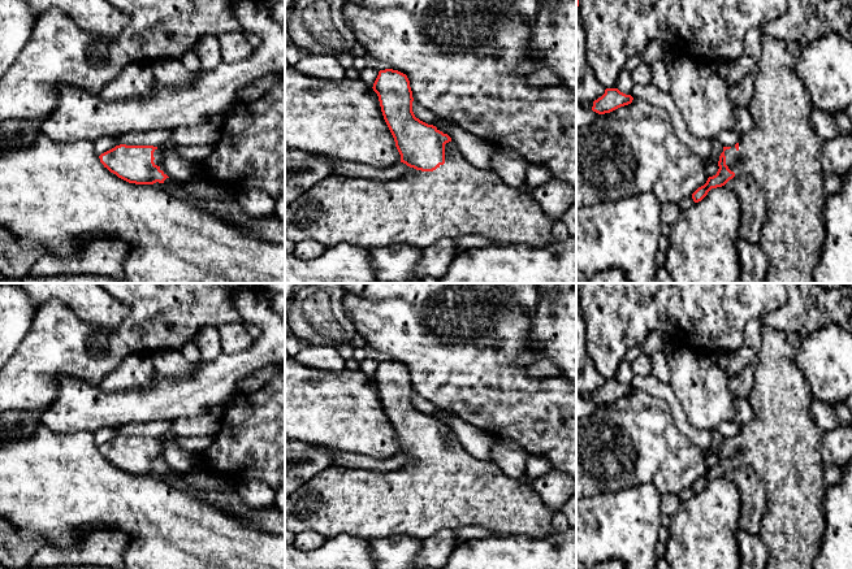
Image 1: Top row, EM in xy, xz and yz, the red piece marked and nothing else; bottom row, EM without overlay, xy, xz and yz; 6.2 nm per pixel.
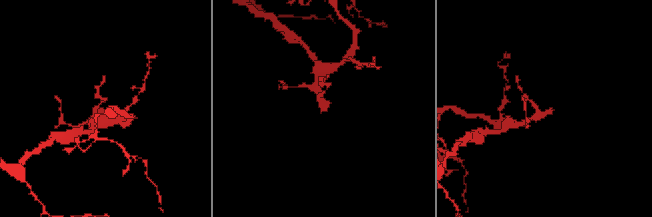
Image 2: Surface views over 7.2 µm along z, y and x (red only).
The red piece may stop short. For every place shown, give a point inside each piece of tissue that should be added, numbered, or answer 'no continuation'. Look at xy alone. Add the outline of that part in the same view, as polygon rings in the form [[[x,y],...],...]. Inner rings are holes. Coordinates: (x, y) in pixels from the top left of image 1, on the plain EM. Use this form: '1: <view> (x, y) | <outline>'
1: xy (159, 443) | [[[164,439],[155,440],[155,443],[153,443],[153,448],[155,448],[153,453],[155,453],[155,456],[157,456],[160,459],[160,461],[164,462],[164,465],[166,465],[166,462],[164,461],[164,459],[161,456],[163,447],[164,447]]]

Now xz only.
1: xz (458, 490) | [[[451,431],[445,435],[445,455],[433,462],[415,460],[388,473],[339,465],[324,469],[285,501],[285,529],[294,534],[313,530],[326,539],[339,534],[427,539],[442,529],[479,526],[498,535],[542,539],[554,533],[554,513],[532,483],[509,477],[493,461],[473,457]]]

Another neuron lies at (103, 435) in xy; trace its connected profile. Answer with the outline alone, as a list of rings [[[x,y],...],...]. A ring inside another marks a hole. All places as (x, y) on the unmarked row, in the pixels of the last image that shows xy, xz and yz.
[[[101,429],[96,433],[94,433],[95,442],[100,447],[101,444],[114,439],[117,436],[116,429]]]

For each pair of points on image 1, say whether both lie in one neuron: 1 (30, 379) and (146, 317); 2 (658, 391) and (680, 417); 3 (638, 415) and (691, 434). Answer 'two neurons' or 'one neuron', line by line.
1: one neuron
2: one neuron
3: two neurons

